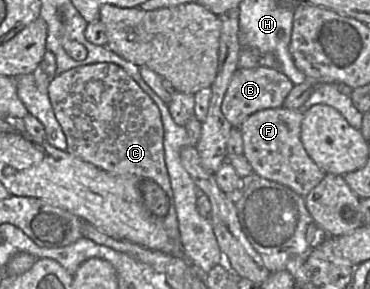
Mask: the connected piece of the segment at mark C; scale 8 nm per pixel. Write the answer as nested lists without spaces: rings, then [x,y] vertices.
[[[108,62],[71,68],[57,75],[49,83],[47,91],[55,117],[66,138],[66,152],[128,180],[136,192],[136,203],[141,213],[161,226],[173,242],[173,252],[169,254],[183,257],[174,196],[164,159],[163,124],[160,111],[152,99],[123,68]]]

